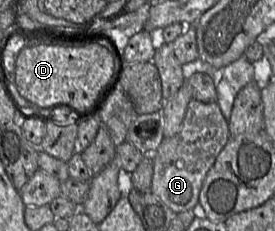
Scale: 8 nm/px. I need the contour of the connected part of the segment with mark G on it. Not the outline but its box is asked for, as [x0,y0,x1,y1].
[150,99,230,213]

